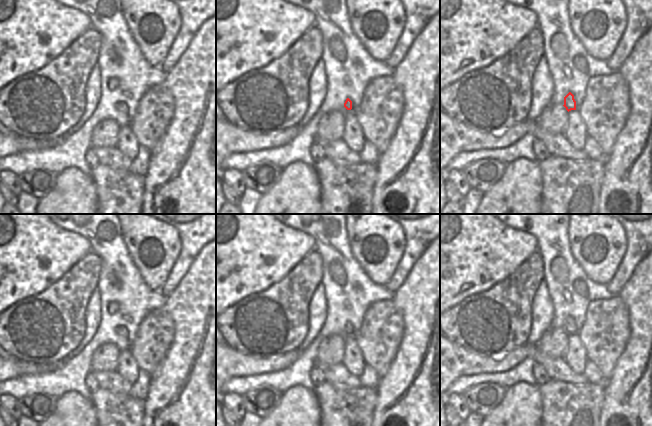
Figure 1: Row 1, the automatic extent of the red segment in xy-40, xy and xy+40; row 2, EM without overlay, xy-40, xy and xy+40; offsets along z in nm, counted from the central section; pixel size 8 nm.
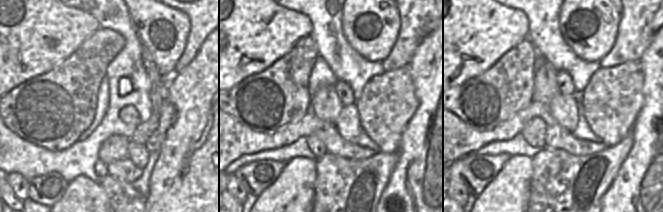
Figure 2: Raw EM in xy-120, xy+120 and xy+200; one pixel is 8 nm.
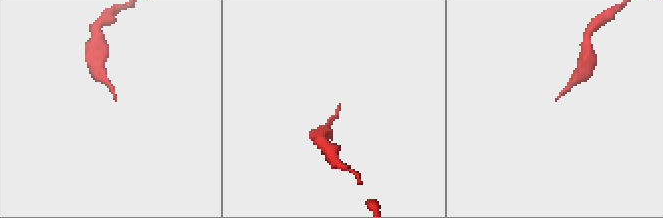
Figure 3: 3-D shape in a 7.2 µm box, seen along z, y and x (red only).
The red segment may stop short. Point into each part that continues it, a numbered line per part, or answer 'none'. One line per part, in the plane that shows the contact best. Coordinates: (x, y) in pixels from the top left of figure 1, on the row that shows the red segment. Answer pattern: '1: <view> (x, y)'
none.

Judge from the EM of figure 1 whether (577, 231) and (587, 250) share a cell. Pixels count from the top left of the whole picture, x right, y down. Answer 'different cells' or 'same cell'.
same cell

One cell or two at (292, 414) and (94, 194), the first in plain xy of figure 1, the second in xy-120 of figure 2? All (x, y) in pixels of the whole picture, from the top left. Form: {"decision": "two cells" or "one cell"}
{"decision": "one cell"}

